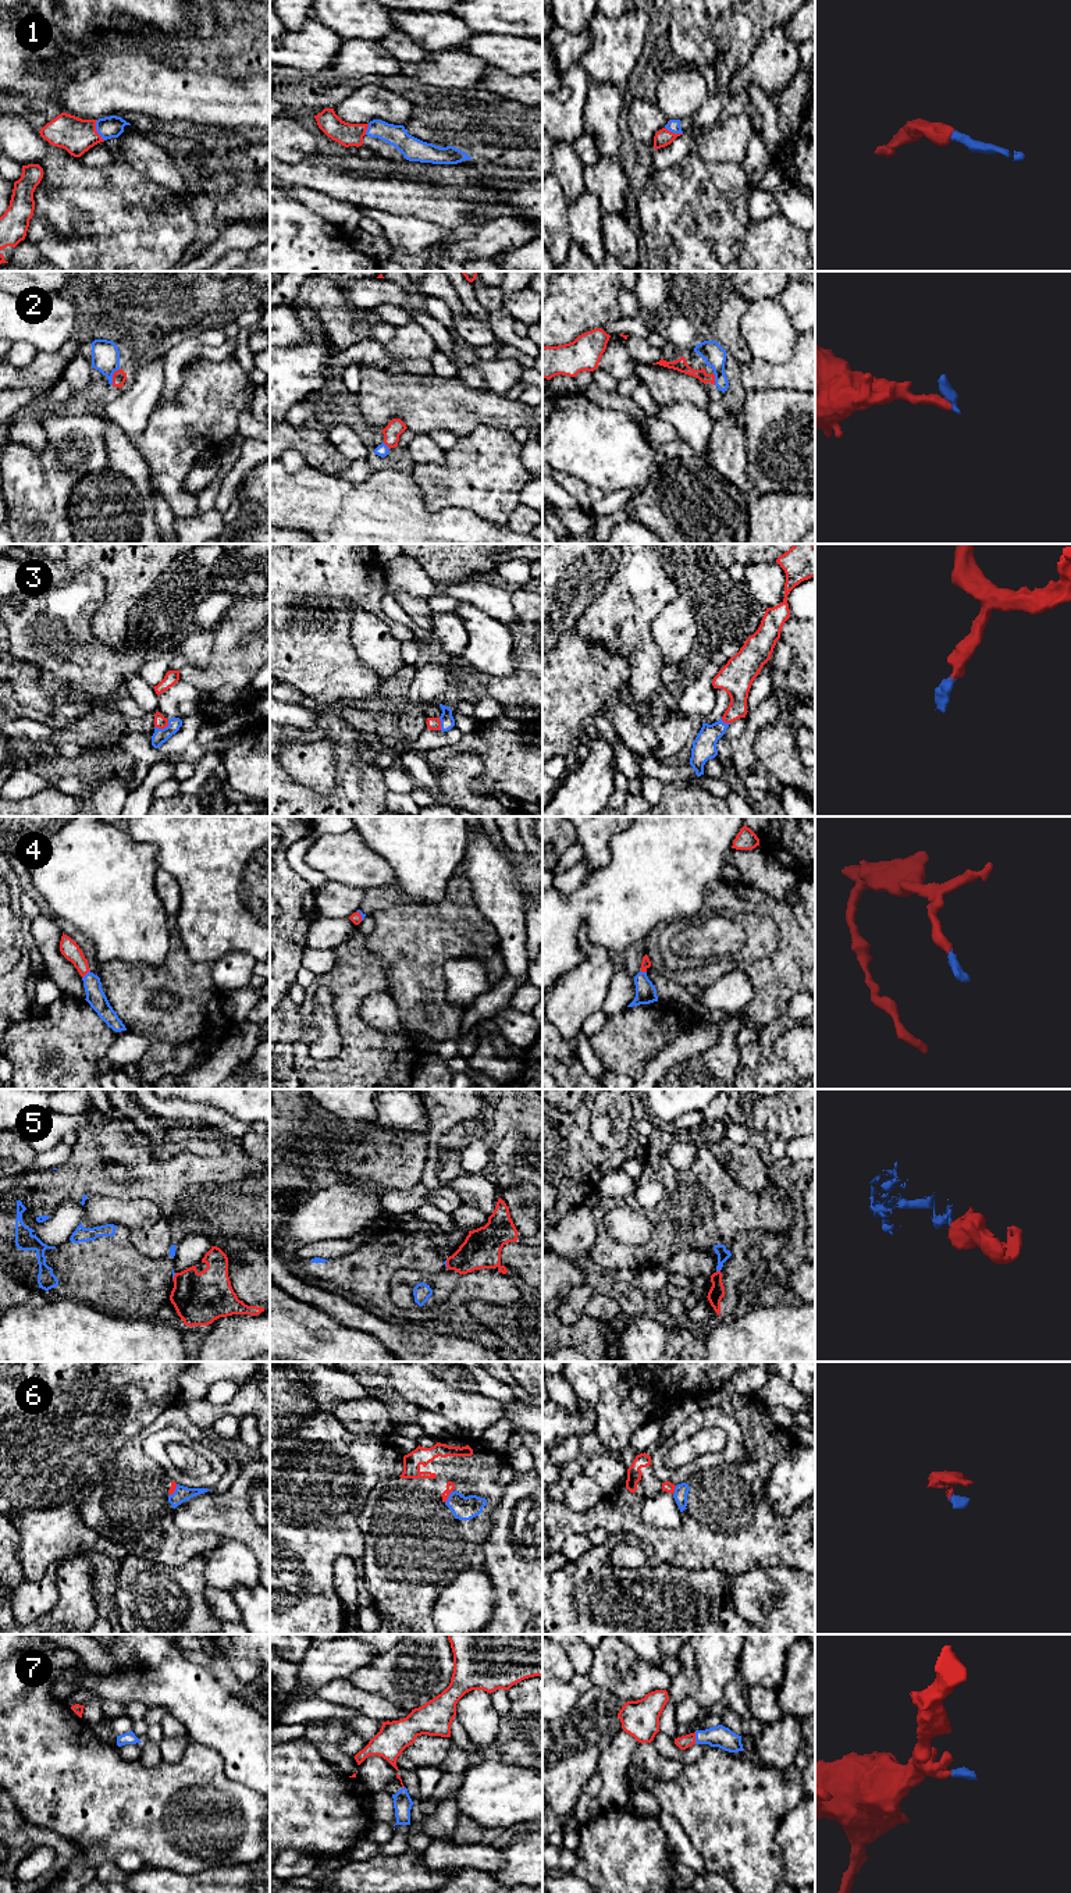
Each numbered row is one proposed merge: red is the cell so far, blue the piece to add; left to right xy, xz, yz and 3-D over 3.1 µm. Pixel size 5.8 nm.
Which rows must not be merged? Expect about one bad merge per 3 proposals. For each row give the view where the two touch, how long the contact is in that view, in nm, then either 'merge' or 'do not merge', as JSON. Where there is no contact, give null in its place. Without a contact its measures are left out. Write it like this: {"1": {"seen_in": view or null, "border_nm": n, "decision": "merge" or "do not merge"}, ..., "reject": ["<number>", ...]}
{"1": {"seen_in": "xy", "border_nm": 130, "decision": "merge"}, "2": {"seen_in": "xy", "border_nm": 110, "decision": "merge"}, "3": {"seen_in": "xy", "border_nm": 100, "decision": "merge"}, "4": {"seen_in": "xy", "border_nm": 70, "decision": "merge"}, "5": {"seen_in": "yz", "border_nm": 30, "decision": "do not merge"}, "6": {"seen_in": "xz", "border_nm": 80, "decision": "merge"}, "7": {"seen_in": "yz", "border_nm": 70, "decision": "merge"}, "reject": ["5"]}

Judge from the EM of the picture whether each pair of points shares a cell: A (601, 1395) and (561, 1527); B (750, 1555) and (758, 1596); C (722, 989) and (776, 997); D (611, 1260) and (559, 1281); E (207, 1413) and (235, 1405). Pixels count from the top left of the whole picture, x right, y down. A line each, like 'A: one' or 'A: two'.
A: two
B: two
C: two
D: two
E: one

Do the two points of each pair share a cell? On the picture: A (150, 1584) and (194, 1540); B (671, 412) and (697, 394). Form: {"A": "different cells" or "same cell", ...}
{"A": "different cells", "B": "different cells"}

